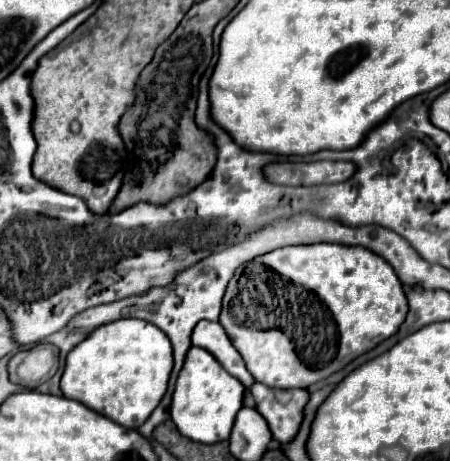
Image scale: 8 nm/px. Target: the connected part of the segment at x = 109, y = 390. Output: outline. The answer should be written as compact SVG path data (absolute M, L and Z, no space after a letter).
M116 320L96 328L68 354L60 388L64 396L120 422L124 428L140 428L166 394L172 366L172 344L164 332L150 322Z

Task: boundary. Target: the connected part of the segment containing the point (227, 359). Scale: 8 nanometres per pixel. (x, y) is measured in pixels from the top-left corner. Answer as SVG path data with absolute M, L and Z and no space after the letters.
M210 320L198 322L194 328L194 334L192 334L192 344L208 350L224 366L224 370L228 370L234 378L238 378L246 388L250 388L254 384L254 378L246 370L240 352L232 346L232 342L230 342L228 334L224 332L224 328L220 326L220 322L210 322Z

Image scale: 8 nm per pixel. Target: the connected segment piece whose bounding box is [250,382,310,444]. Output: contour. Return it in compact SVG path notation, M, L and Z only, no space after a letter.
M258 382L250 390L256 400L256 410L266 418L274 438L280 444L292 442L304 420L304 406L310 400L308 390L274 390Z

